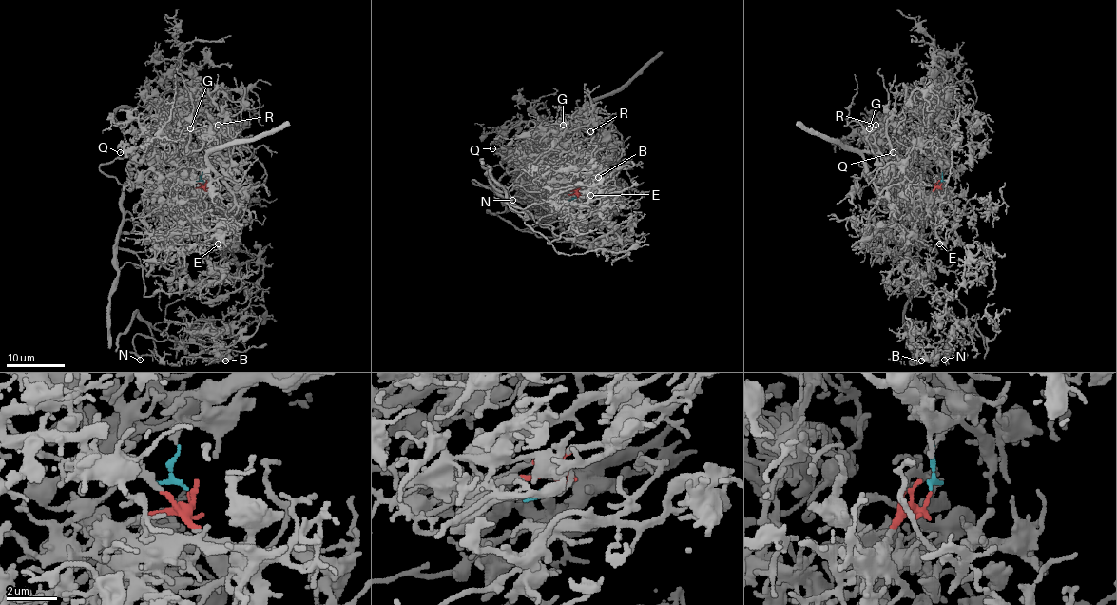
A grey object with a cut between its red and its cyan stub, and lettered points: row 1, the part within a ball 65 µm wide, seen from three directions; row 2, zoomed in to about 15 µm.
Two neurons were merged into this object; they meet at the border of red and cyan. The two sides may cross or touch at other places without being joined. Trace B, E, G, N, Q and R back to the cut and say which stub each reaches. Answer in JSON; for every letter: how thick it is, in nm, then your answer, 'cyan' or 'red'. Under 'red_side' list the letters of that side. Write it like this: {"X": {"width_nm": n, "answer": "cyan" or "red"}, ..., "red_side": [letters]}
{"B": {"width_nm": 420, "answer": "red"}, "E": {"width_nm": 140, "answer": "red"}, "G": {"width_nm": 140, "answer": "cyan"}, "N": {"width_nm": 220, "answer": "red"}, "Q": {"width_nm": 180, "answer": "red"}, "R": {"width_nm": 190, "answer": "cyan"}, "red_side": ["B", "E", "N", "Q"]}

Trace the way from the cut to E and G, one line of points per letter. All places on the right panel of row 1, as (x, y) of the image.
E: (941, 184), (953, 217), (960, 217), (931, 220), (924, 228), (925, 244), (936, 252), (914, 239), (939, 243)
G: (941, 182), (947, 162), (928, 130), (914, 129), (903, 146), (895, 143), (884, 146), (876, 144), (870, 127)

